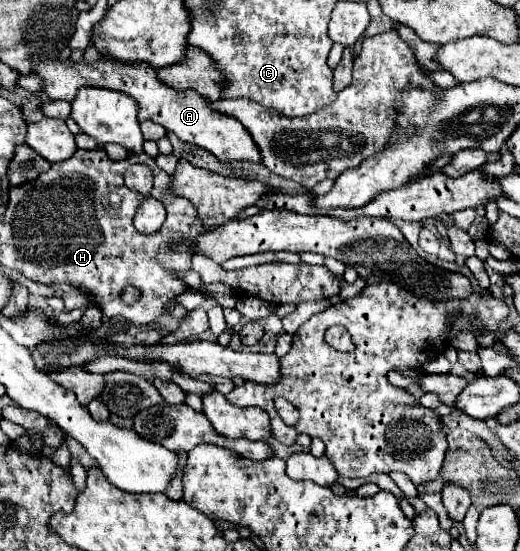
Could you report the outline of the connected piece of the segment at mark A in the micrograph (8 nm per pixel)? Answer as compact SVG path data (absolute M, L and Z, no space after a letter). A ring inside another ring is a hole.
M48 59L48 61L32 61L32 71L42 79L42 91L50 99L64 99L74 101L76 91L80 87L104 87L122 91L136 99L140 105L140 121L154 121L162 125L166 131L172 131L178 135L180 141L198 145L206 151L210 151L220 161L254 161L260 163L260 151L254 145L250 133L238 123L238 119L216 113L210 109L210 101L198 95L196 91L174 91L166 87L166 83L160 83L158 73L148 63L110 63L110 59L96 59L94 63L88 63L80 59L78 63L70 63L70 59Z

